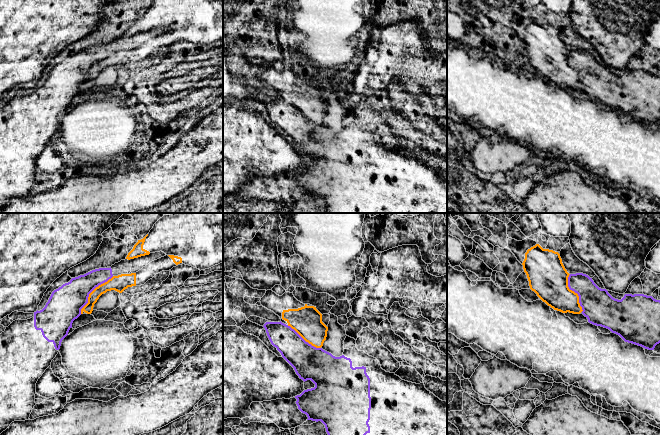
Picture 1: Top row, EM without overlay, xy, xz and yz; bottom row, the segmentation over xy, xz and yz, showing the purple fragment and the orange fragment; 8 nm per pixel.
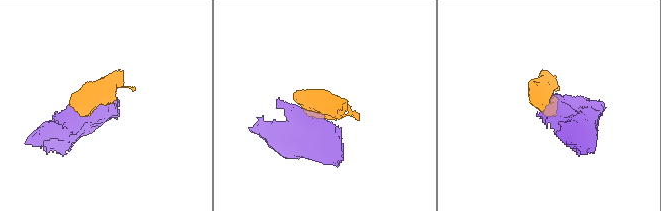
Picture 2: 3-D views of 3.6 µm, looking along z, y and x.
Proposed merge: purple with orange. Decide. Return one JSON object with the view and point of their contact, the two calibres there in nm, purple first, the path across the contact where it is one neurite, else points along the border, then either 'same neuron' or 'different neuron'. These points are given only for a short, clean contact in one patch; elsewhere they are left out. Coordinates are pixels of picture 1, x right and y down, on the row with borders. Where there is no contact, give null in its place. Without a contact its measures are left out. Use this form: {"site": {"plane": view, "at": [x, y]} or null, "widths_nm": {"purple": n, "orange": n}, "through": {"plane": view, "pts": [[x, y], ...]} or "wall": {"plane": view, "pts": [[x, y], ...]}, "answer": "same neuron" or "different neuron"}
{"site": {"plane": "xy", "at": [91, 291]}, "widths_nm": {"purple": 280, "orange": 130}, "answer": "different neuron"}

